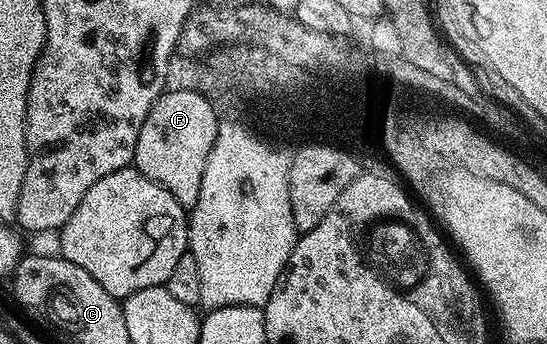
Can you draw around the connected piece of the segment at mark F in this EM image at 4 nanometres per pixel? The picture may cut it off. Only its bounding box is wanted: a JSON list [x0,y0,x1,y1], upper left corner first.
[133,87,219,211]

